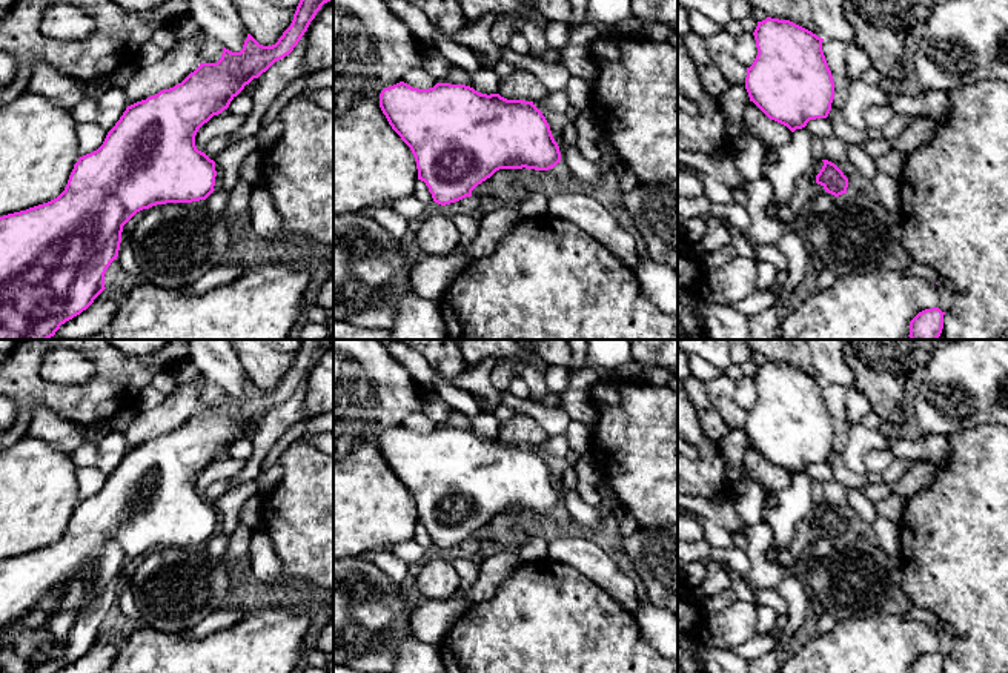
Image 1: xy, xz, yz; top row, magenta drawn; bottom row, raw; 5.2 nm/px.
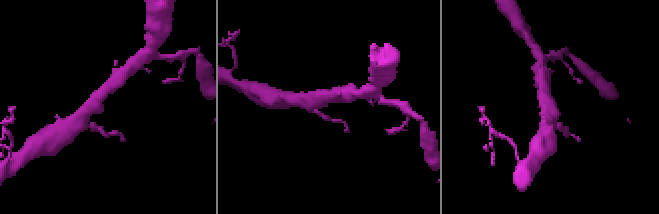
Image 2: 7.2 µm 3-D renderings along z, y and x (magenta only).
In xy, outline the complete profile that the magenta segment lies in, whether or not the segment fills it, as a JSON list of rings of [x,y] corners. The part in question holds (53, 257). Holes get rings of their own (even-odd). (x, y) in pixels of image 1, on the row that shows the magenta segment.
[[[300,0],[290,26],[272,46],[260,45],[250,34],[240,52],[223,48],[217,63],[200,63],[181,83],[126,108],[103,144],[74,164],[65,191],[54,200],[0,217],[0,340],[49,340],[61,324],[86,310],[106,289],[104,274],[117,260],[123,226],[140,211],[166,203],[206,200],[215,189],[215,161],[195,146],[198,129],[275,61],[289,55],[310,22],[330,0]]]

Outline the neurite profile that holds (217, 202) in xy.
[[[220,189],[220,191],[214,191],[207,198],[206,198],[206,204],[207,209],[217,214],[221,214],[229,203],[229,192]]]

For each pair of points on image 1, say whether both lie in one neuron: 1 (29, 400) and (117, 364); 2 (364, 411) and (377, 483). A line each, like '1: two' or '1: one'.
1: one
2: one

